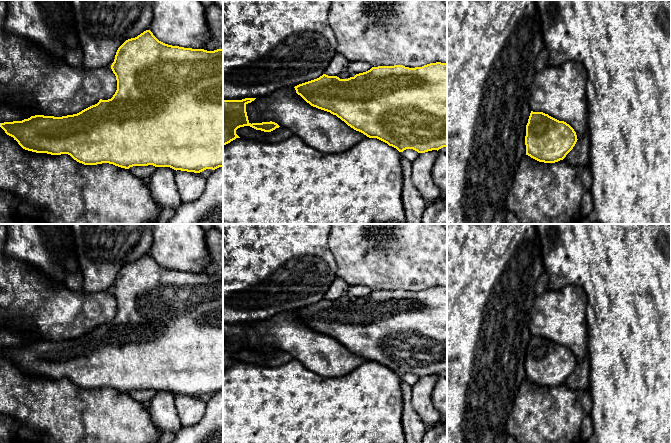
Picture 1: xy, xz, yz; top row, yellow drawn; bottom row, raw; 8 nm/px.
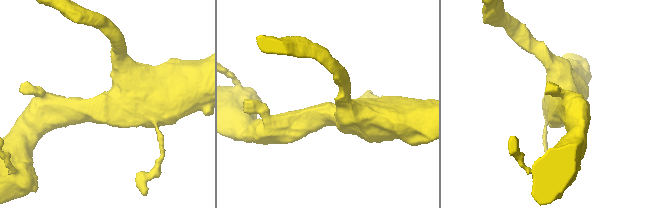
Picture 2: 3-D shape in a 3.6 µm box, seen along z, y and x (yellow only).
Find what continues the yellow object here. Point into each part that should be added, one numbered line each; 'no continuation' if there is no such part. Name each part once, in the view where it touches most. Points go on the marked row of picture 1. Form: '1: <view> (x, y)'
no continuation

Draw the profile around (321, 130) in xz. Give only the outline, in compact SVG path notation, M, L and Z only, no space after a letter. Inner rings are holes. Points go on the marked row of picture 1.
M294 87L256 98L246 104L246 112L249 123L275 122L280 127L292 131L310 147L325 154L343 153L367 137L348 126L336 115L311 106L296 93Z

